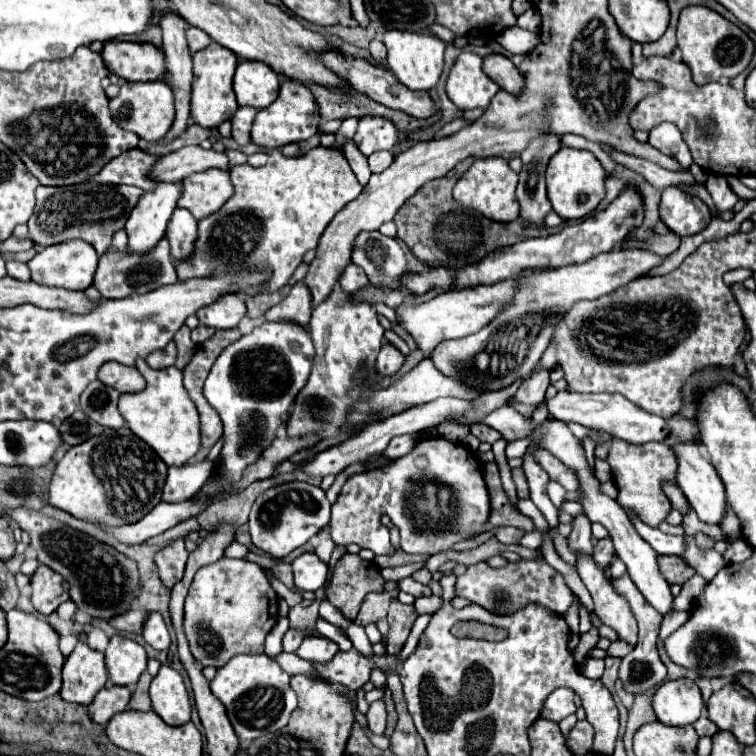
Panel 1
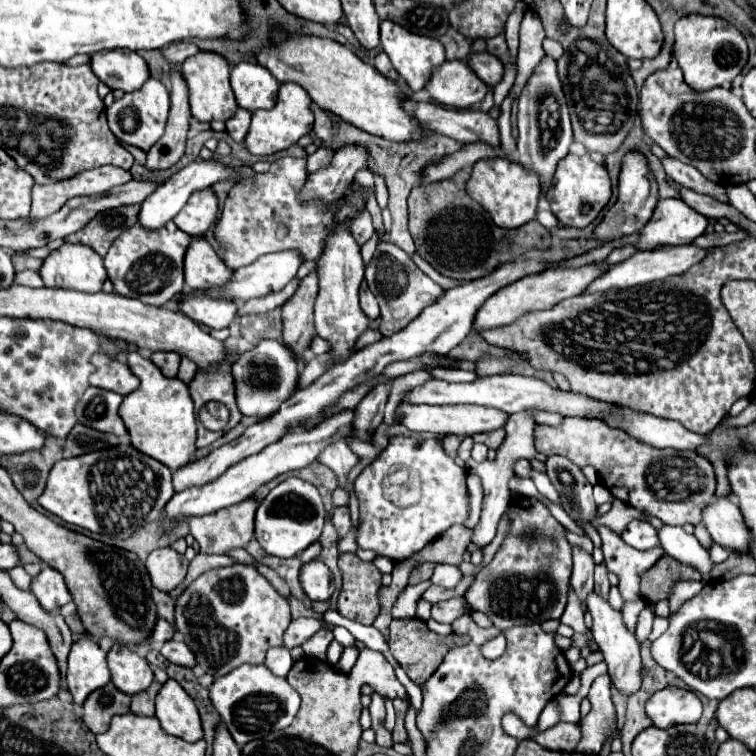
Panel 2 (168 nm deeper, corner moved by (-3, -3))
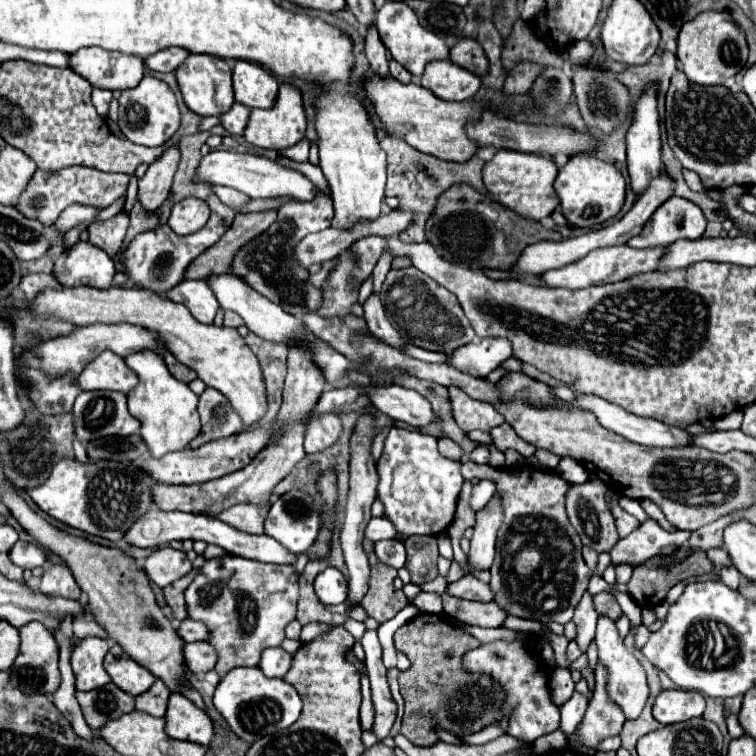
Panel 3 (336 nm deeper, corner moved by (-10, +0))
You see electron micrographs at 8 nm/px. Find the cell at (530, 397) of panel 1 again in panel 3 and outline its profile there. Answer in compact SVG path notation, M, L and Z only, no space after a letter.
M495 495L479 513L477 513L477 523L475 531L471 537L471 549L467 553L469 563L477 571L491 569L493 555L495 555L495 539L497 539L497 529L503 521L503 511L499 505L499 497Z

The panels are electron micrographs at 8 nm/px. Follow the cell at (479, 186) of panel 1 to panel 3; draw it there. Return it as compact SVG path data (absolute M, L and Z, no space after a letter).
M501 149L495 153L495 157L485 163L483 167L483 183L485 189L499 199L501 205L509 207L511 211L519 213L521 217L541 221L549 217L557 205L559 197L553 189L553 181L557 177L557 165L551 157L535 155L535 153L519 153L519 151L507 151Z

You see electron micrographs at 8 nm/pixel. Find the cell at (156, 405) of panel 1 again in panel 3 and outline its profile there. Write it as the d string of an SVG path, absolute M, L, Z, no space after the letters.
M139 351L129 357L125 357L127 367L135 371L139 377L137 387L127 393L127 403L131 415L135 415L141 421L141 437L147 443L153 457L161 457L171 451L185 449L191 439L199 435L199 413L197 413L197 395L187 387L187 383L177 381L163 357L155 351Z

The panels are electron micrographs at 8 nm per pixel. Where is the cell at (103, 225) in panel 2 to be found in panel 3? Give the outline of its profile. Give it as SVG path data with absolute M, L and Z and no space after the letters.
M119 213L109 221L97 221L89 225L89 243L101 247L109 257L115 257L123 245L129 227L129 215Z

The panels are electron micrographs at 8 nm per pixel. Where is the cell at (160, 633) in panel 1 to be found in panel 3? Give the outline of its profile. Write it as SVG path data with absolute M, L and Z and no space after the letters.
M205 641L199 643L185 643L183 647L185 653L185 663L193 673L207 673L215 667L217 663L217 651Z

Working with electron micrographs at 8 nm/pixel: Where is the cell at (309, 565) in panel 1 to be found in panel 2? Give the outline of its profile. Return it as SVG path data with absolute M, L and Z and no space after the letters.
M320 560L302 564L300 568L300 586L310 600L328 600L334 592L334 582L328 566Z

